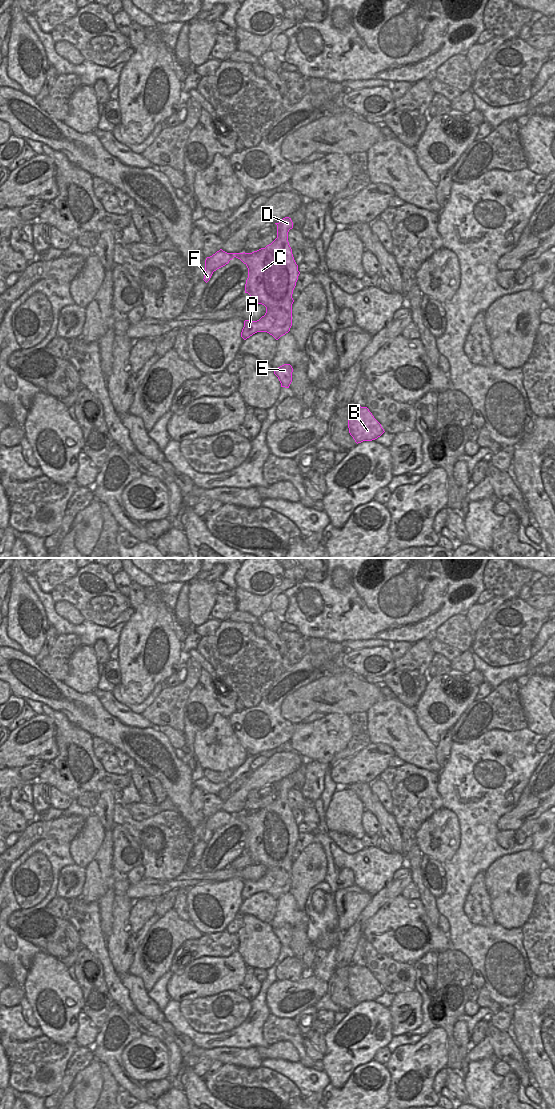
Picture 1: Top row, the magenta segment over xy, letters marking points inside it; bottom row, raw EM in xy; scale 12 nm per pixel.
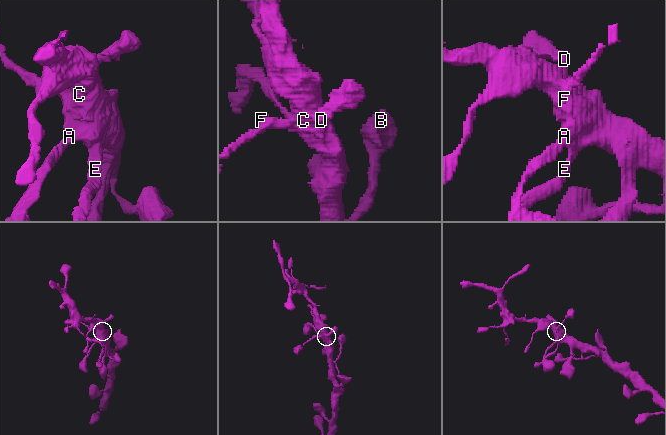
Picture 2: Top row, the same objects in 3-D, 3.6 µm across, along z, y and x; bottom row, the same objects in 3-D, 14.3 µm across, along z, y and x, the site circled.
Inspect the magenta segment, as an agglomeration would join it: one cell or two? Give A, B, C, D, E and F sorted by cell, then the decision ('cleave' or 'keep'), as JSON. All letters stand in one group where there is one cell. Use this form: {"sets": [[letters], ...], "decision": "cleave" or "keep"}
{"sets": [["A", "B", "C", "D", "E", "F"]], "decision": "keep"}

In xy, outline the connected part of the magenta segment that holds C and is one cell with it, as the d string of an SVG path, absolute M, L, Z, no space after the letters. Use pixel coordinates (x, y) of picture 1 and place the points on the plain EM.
M285 777L277 785L277 798L265 808L252 813L227 813L220 809L205 820L204 841L207 843L213 832L225 826L234 817L240 819L248 828L248 838L245 844L245 853L248 853L255 864L266 867L266 873L257 881L245 880L241 897L246 900L257 892L267 892L276 900L290 891L292 886L292 858L298 836L298 825L296 824L292 809L288 802L288 792L293 788L291 778Z

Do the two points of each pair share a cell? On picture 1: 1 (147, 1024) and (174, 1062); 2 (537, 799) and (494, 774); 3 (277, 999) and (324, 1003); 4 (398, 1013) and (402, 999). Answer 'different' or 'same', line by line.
1: same
2: different
3: different
4: same

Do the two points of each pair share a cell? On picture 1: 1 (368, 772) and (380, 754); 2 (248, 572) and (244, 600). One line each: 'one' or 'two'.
1: one
2: two

